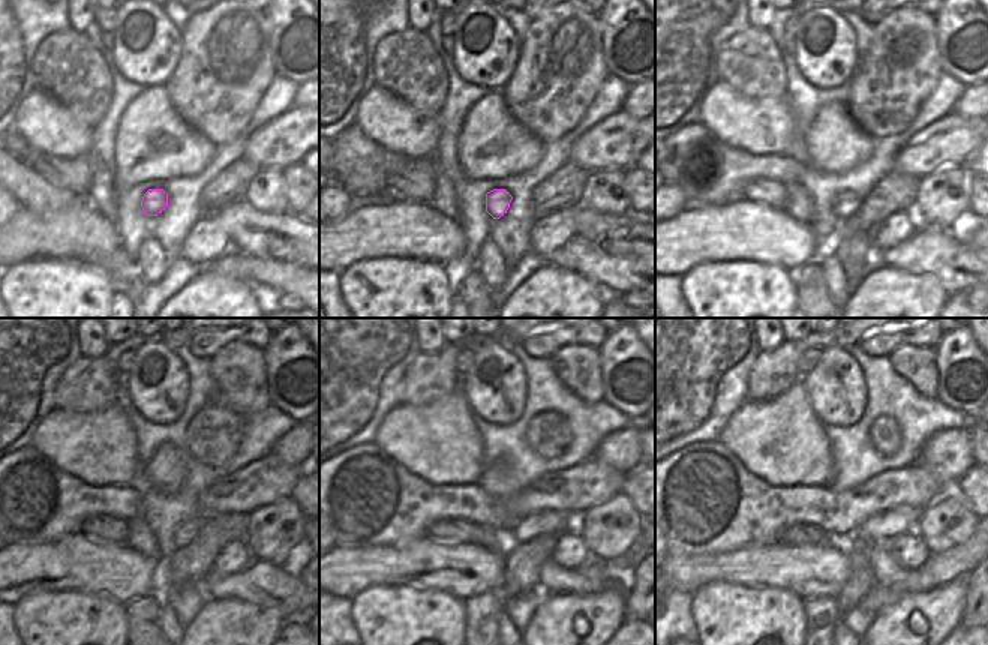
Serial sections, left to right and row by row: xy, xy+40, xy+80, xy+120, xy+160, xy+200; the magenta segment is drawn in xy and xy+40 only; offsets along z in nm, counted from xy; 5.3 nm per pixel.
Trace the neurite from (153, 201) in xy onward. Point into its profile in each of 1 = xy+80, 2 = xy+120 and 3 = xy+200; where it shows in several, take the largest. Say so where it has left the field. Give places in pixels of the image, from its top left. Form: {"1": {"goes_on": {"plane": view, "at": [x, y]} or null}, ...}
{"1": {"goes_on": {"plane": "xy+80", "at": [846, 204]}}, "2": {"goes_on": {"plane": "xy+120", "at": [185, 533]}}, "3": {"goes_on": {"plane": "xy+200", "at": [880, 527]}}}

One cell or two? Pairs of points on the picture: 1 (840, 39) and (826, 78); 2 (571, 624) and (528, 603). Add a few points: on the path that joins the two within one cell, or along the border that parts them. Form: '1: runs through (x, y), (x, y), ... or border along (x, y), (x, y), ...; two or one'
1: runs through (831, 48), (826, 53), (826, 69); one
2: border along (543, 594), (523, 629); two

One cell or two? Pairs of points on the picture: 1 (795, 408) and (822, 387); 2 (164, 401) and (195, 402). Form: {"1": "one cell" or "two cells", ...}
{"1": "two cells", "2": "two cells"}

